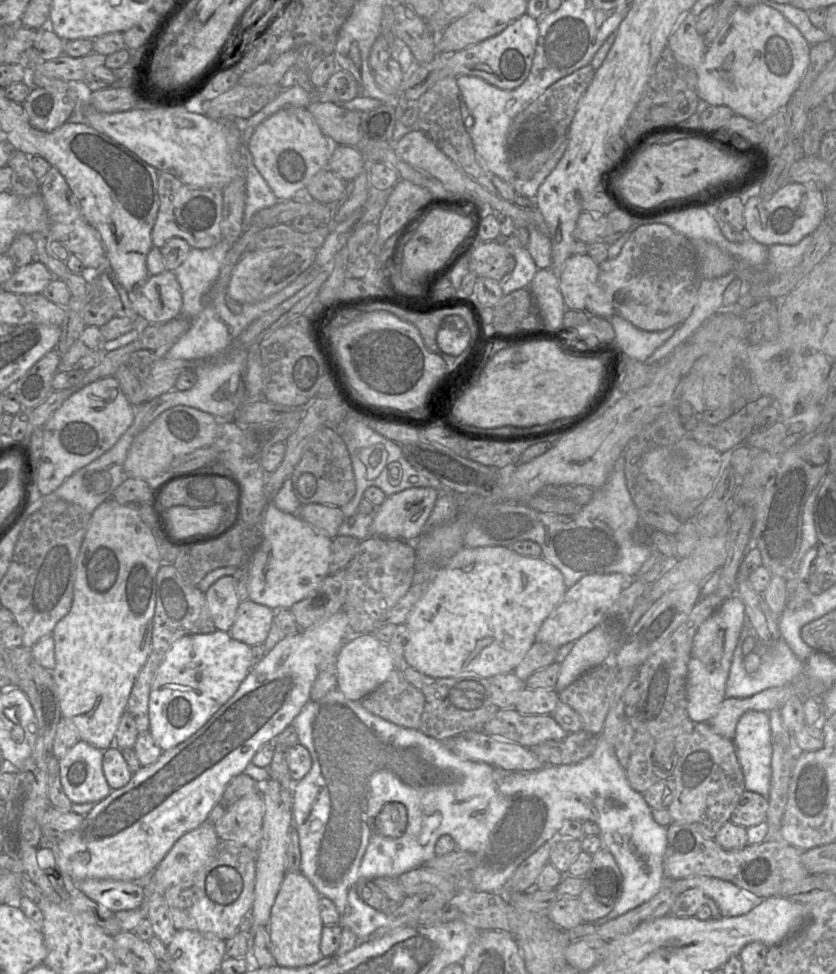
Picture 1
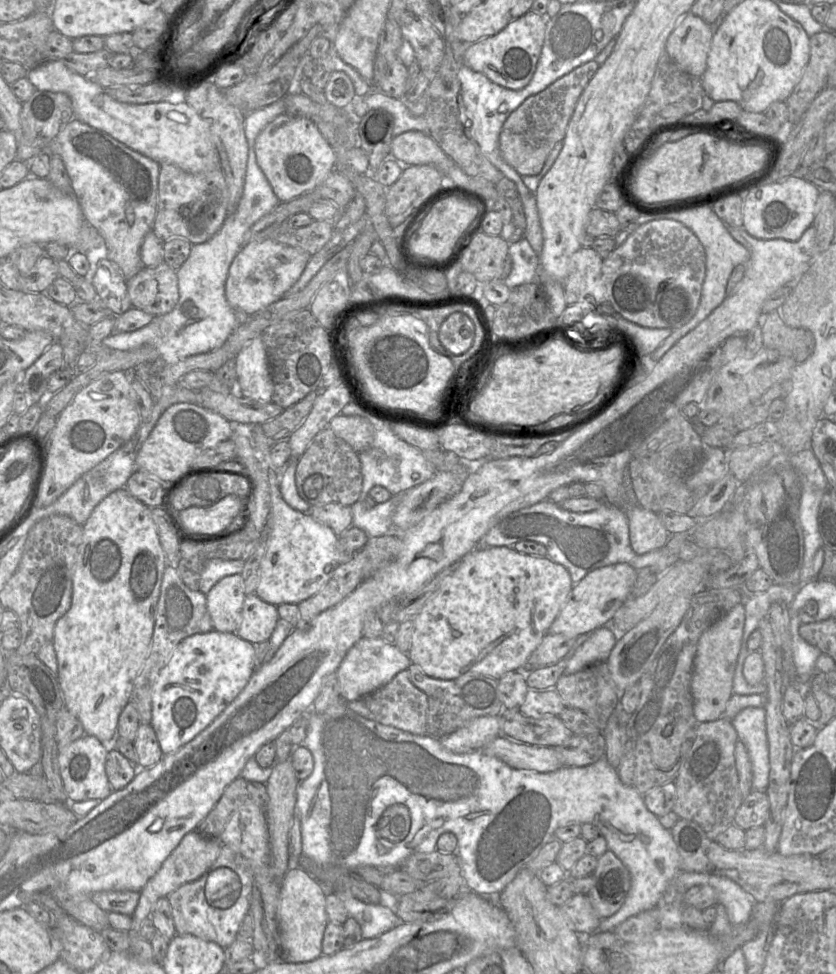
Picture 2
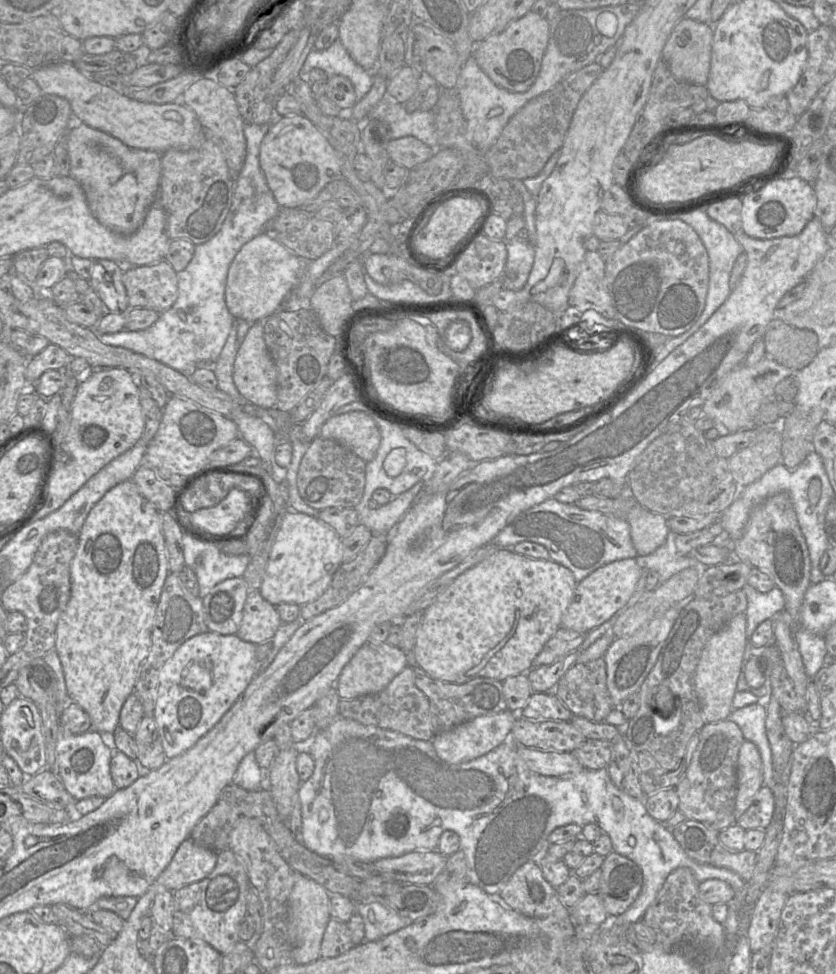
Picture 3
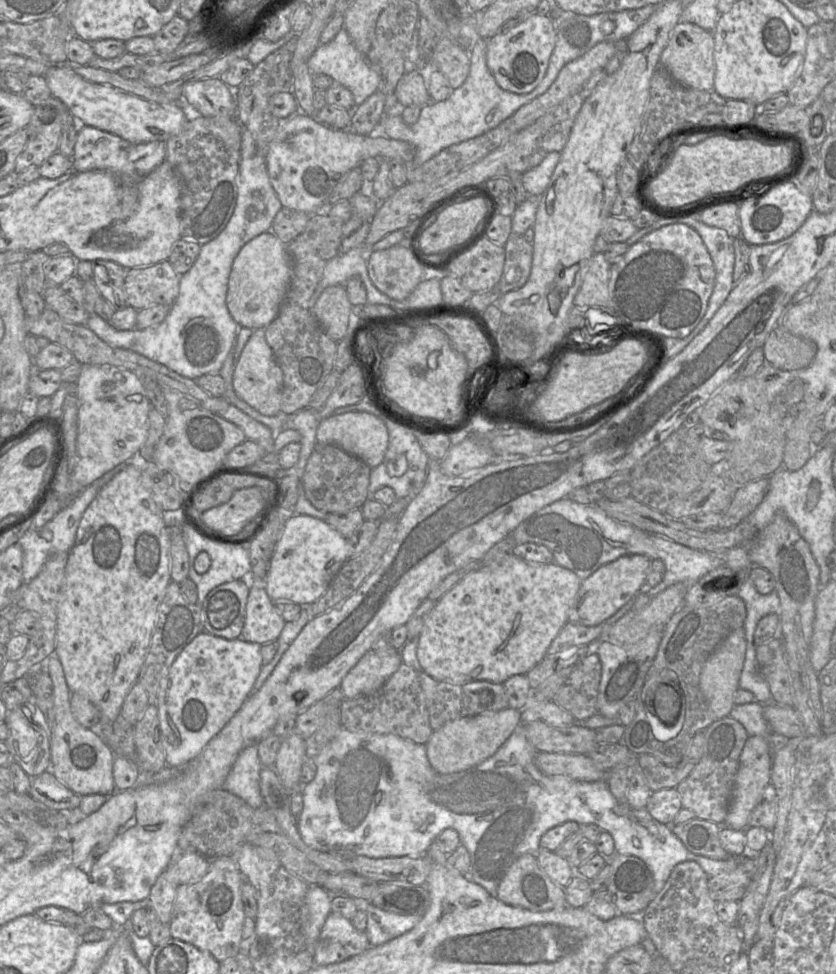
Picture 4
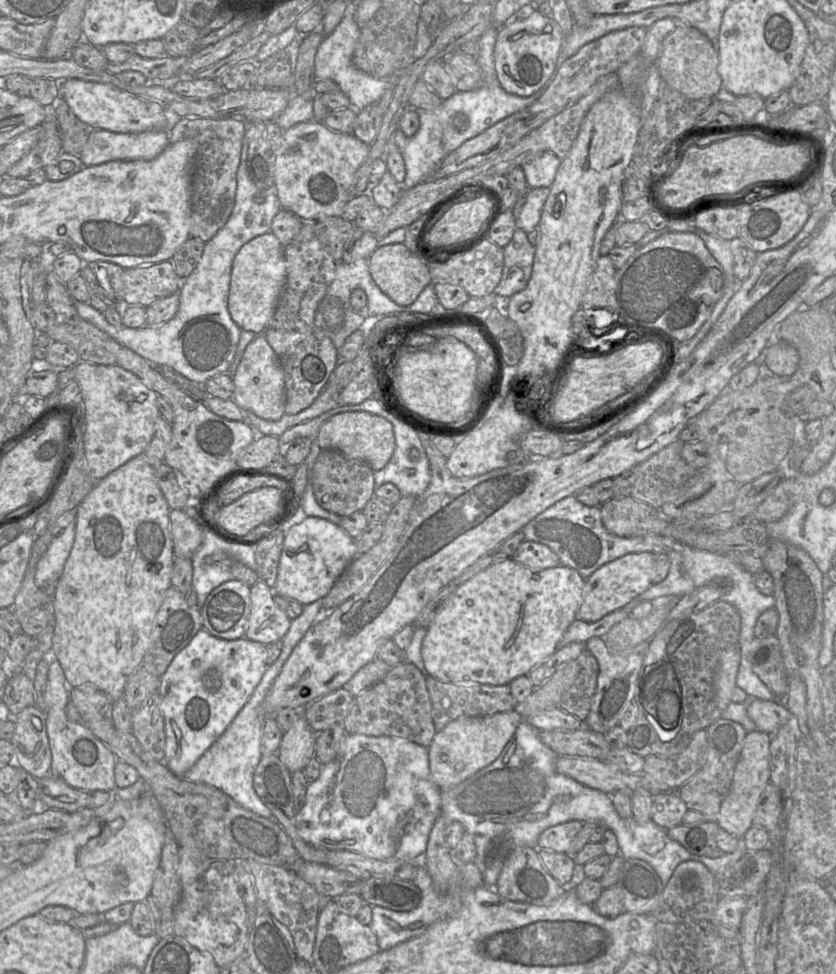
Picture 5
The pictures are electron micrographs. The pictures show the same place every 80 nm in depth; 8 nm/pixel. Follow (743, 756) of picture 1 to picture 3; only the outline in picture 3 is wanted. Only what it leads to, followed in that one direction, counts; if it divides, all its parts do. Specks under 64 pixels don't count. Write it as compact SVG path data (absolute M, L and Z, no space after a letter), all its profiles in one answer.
M759 699L757 703L734 709L729 719L739 726L745 740L751 741L757 746L763 764L763 786L773 789L773 758L766 733L766 717L766 706Z

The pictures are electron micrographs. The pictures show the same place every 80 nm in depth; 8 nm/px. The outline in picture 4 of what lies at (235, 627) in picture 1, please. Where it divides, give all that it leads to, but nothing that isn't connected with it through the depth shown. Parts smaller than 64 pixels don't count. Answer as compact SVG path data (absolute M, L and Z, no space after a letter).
M251 583L241 638L260 645L275 642L285 623L263 583Z

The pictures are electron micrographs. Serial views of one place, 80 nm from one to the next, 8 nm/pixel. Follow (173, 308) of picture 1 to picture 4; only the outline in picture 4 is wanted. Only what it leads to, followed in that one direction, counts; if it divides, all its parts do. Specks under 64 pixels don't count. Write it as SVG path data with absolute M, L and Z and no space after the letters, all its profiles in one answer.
M168 260L127 269L124 280L127 306L136 310L158 304L171 306L179 293L179 279Z

